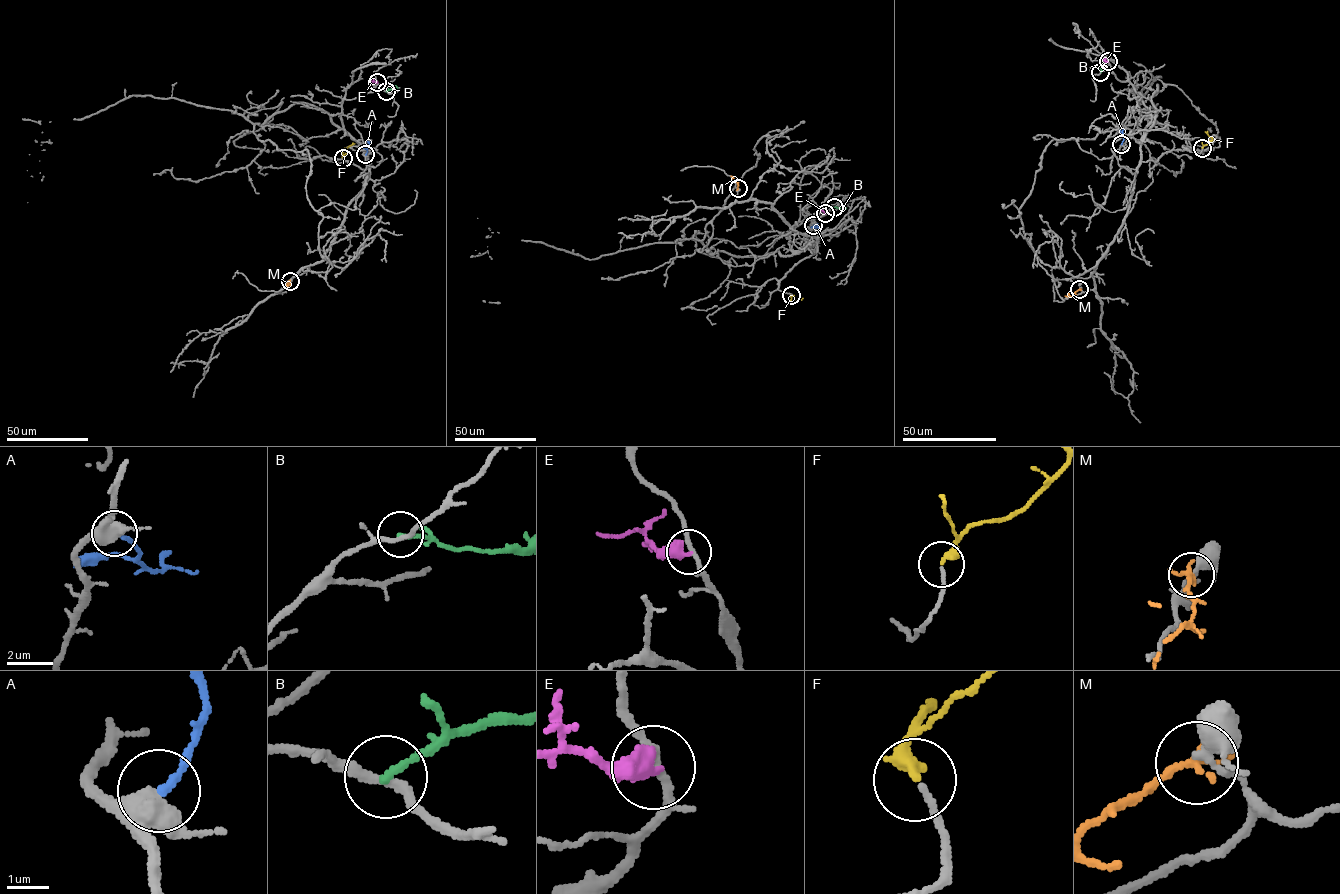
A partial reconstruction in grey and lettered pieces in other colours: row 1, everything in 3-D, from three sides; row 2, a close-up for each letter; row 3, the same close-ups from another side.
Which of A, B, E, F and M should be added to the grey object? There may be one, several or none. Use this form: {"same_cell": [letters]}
{"same_cell": ["F"]}

